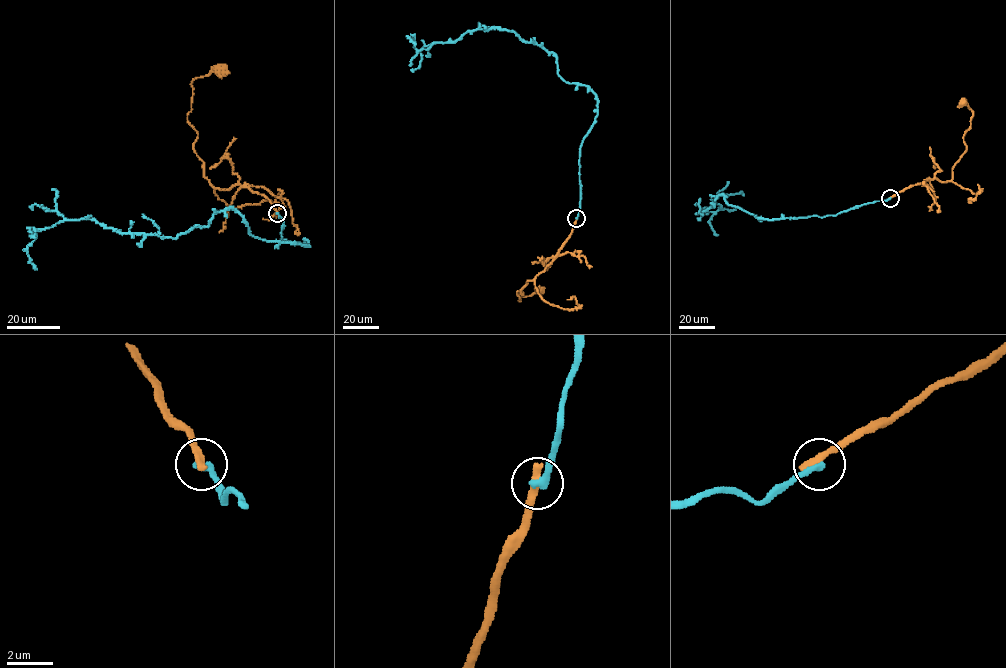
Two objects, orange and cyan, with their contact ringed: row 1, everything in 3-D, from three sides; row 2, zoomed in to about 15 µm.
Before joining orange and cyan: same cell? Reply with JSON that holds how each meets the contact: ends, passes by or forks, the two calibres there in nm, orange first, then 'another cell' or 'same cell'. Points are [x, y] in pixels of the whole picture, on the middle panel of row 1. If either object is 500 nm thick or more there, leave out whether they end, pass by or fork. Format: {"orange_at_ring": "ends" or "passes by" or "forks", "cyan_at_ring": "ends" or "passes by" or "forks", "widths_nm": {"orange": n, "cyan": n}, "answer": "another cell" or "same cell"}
{"orange_at_ring": "ends", "cyan_at_ring": "ends", "widths_nm": {"orange": 360, "cyan": 360}, "answer": "another cell"}

